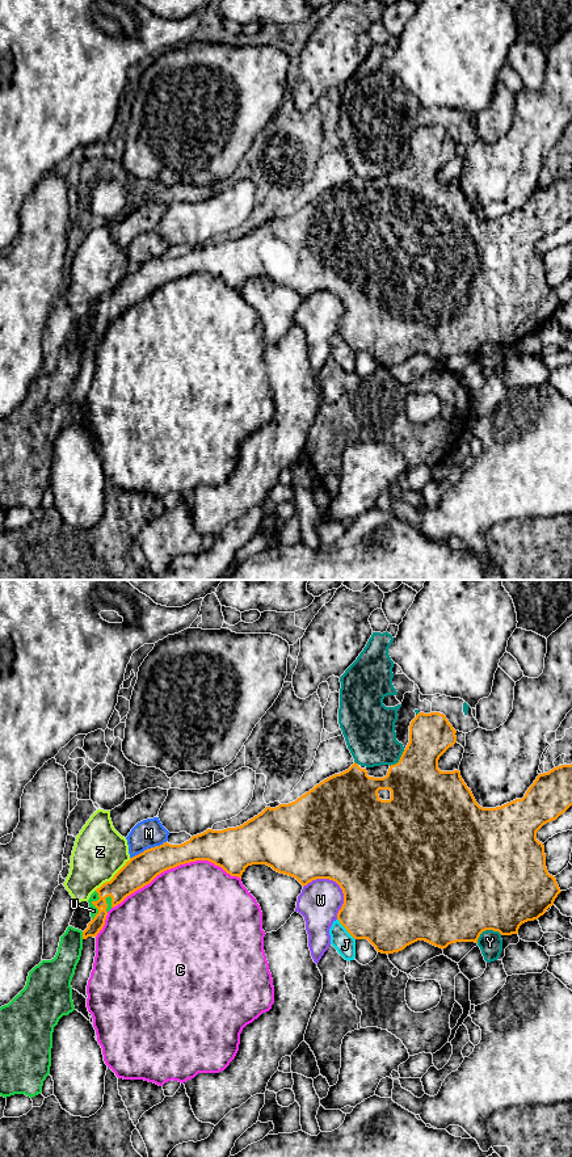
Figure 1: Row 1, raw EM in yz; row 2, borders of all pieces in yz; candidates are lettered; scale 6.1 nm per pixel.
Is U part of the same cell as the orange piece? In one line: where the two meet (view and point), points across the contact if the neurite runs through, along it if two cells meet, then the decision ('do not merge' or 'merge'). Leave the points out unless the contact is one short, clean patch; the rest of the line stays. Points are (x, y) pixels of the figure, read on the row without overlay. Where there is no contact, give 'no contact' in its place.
meets orange in yz at (93, 316); runs through yz (126, 293), (114, 304), (93, 316), (93, 323); merge

